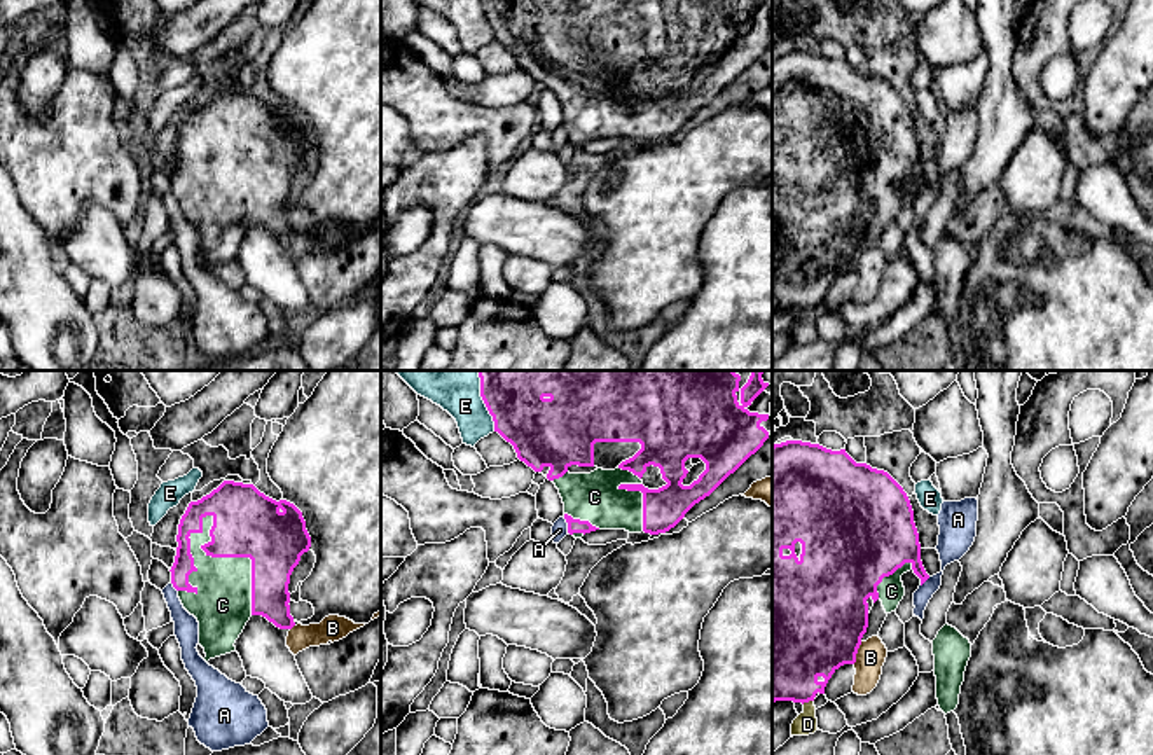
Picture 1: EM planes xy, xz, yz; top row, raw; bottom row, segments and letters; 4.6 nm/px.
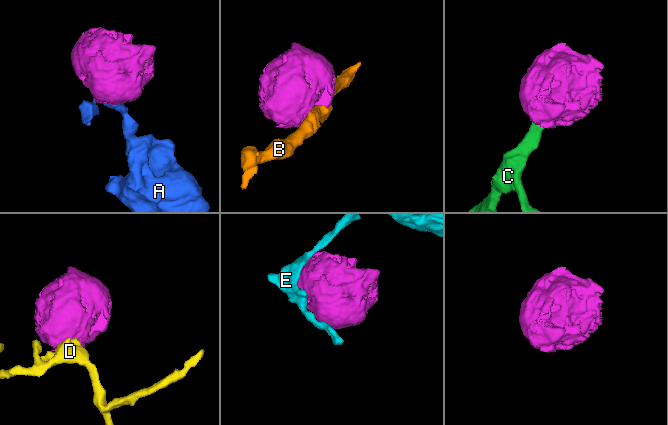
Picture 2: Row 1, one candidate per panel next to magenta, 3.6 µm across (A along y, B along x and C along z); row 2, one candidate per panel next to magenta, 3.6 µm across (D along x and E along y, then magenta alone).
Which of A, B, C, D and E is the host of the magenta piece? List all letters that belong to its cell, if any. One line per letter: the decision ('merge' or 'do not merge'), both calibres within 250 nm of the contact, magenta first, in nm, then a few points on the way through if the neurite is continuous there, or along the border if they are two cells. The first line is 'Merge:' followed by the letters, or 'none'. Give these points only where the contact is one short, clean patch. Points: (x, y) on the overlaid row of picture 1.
Merge: C
A: do not merge; 60 nm thick on the magenta side, 80 nm on the other; border along xz (563, 518), (568, 532)
B: do not merge; 480 nm thick on the magenta side, 140 nm on the other
C: merge; 320 nm thick on the magenta side, 260 nm on the other
D: do not merge; 420 nm thick on the magenta side, 100 nm on the other
E: do not merge; 340 nm thick on the magenta side, 300 nm on the other

